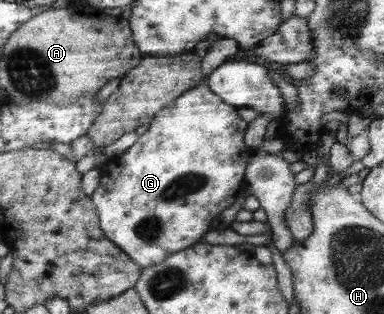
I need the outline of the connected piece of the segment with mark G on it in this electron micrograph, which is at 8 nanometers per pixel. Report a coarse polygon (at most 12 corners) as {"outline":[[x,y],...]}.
{"outline":[[207,84],[158,110],[89,198],[140,270],[242,190],[247,122]]}

